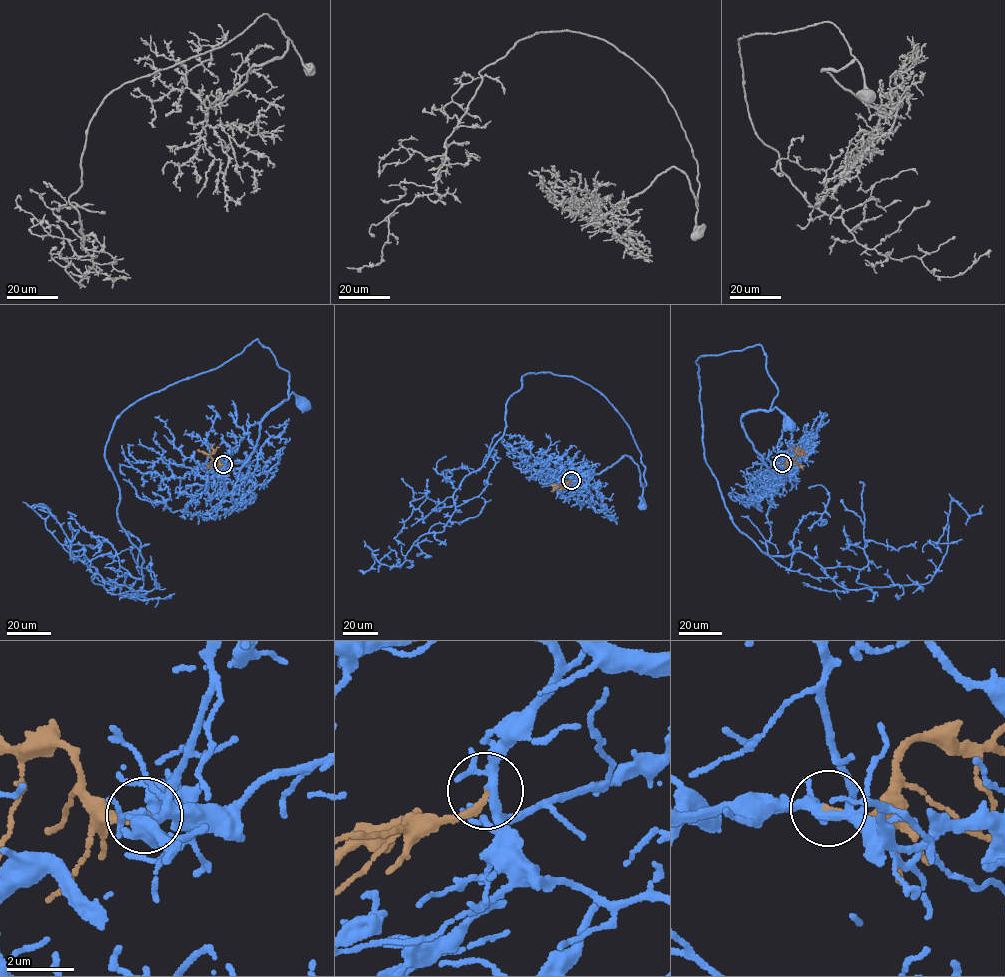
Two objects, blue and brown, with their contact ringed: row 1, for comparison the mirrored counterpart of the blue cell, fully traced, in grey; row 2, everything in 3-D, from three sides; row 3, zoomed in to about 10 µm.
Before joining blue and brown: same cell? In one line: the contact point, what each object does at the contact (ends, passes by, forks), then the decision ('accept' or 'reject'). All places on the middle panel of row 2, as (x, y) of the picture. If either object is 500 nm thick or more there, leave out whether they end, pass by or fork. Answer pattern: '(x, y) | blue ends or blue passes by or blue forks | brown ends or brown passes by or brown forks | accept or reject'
(571, 480) | blue forks | brown ends | accept

